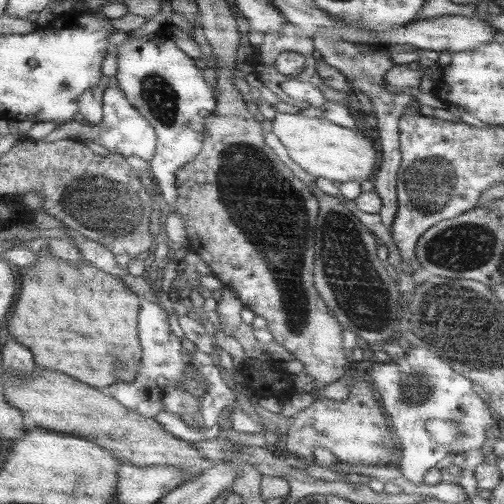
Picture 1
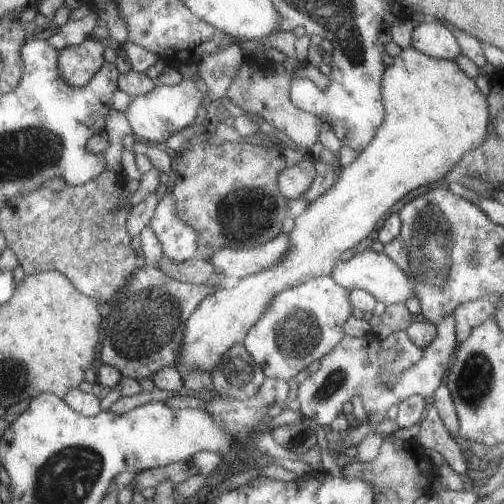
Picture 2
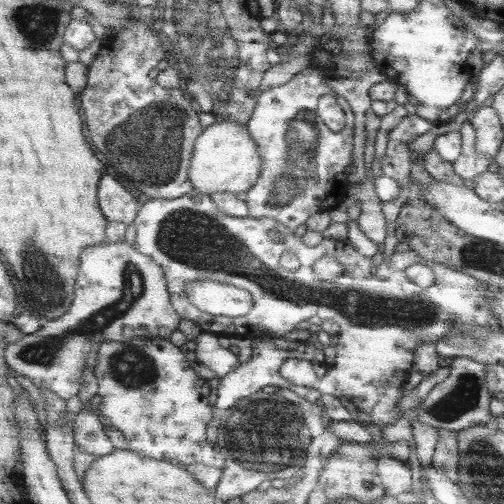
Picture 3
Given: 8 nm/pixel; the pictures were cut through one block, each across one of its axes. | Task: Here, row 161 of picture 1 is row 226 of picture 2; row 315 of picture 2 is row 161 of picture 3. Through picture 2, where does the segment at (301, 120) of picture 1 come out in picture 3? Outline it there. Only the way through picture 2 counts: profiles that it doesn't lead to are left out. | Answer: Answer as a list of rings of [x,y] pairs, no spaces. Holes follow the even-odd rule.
[[[223,120],[209,126],[195,146],[195,158],[191,162],[191,184],[195,192],[215,196],[215,194],[233,194],[251,190],[263,170],[263,156],[259,156],[259,144],[251,140],[251,134],[245,124],[235,120]]]

